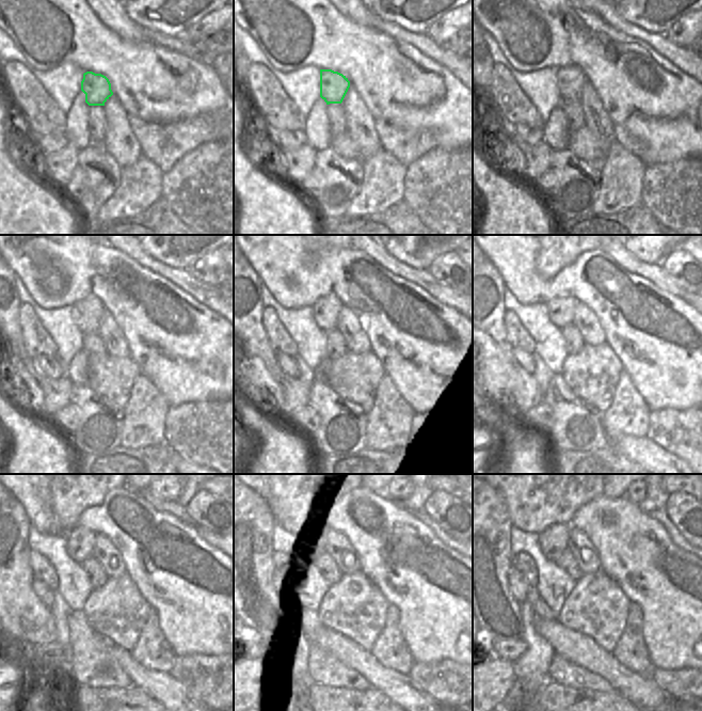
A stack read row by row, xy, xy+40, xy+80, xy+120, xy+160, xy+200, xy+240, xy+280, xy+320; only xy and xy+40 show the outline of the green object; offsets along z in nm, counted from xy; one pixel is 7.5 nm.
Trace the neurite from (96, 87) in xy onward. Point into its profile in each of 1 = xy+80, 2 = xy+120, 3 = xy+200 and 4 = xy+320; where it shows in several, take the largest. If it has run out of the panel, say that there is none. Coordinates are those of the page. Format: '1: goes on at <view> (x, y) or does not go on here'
1: goes on at xy+80 (570, 80)
2: goes on at xy+120 (86, 313)
3: goes on at xy+200 (560, 310)
4: goes on at xy+320 (553, 541)

